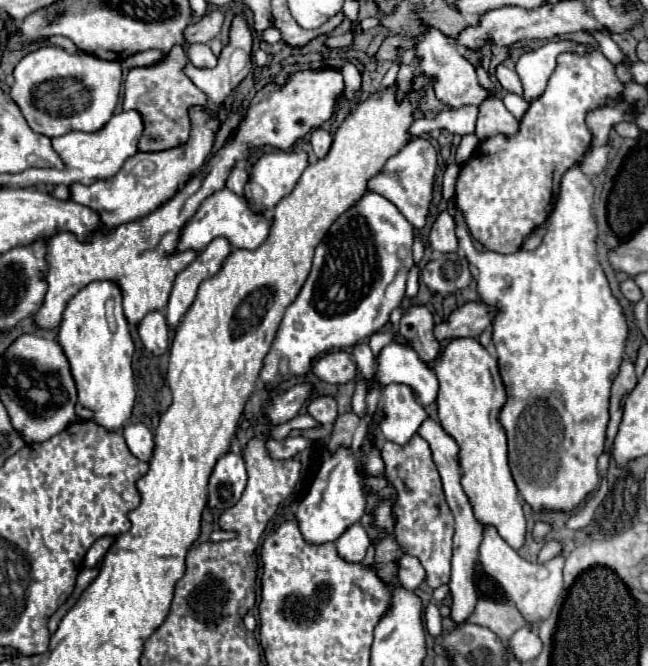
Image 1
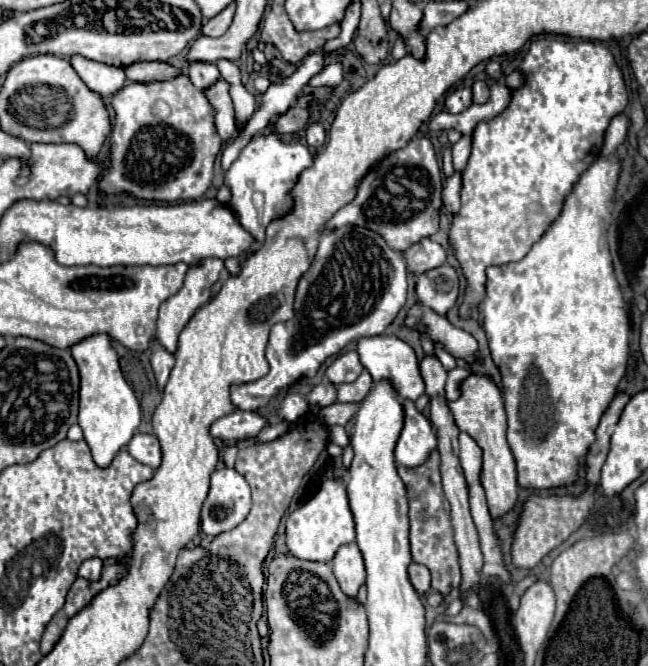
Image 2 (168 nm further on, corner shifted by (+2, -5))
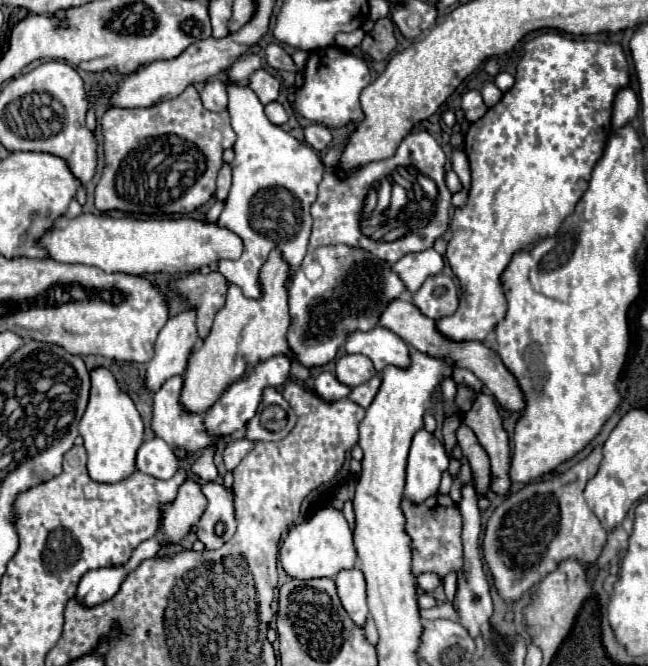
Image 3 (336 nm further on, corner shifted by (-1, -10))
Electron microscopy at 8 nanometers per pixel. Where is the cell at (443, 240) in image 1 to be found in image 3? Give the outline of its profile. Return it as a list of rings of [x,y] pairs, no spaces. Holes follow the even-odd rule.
[[[429,249],[417,255],[405,255],[397,263],[393,263],[391,269],[399,275],[405,289],[409,289],[409,293],[415,293],[427,277],[441,273],[443,257],[435,249]]]

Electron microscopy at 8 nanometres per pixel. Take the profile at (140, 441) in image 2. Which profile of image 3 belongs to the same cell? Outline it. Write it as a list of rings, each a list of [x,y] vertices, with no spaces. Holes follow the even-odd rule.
[[[155,437],[139,447],[137,469],[155,479],[171,479],[179,469],[179,459],[173,447]]]

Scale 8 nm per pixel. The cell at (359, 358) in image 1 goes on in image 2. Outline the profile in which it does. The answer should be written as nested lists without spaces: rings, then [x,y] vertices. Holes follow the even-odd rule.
[[[362,370],[356,382],[342,384],[338,388],[338,402],[362,402],[372,388],[372,376],[368,370]]]

